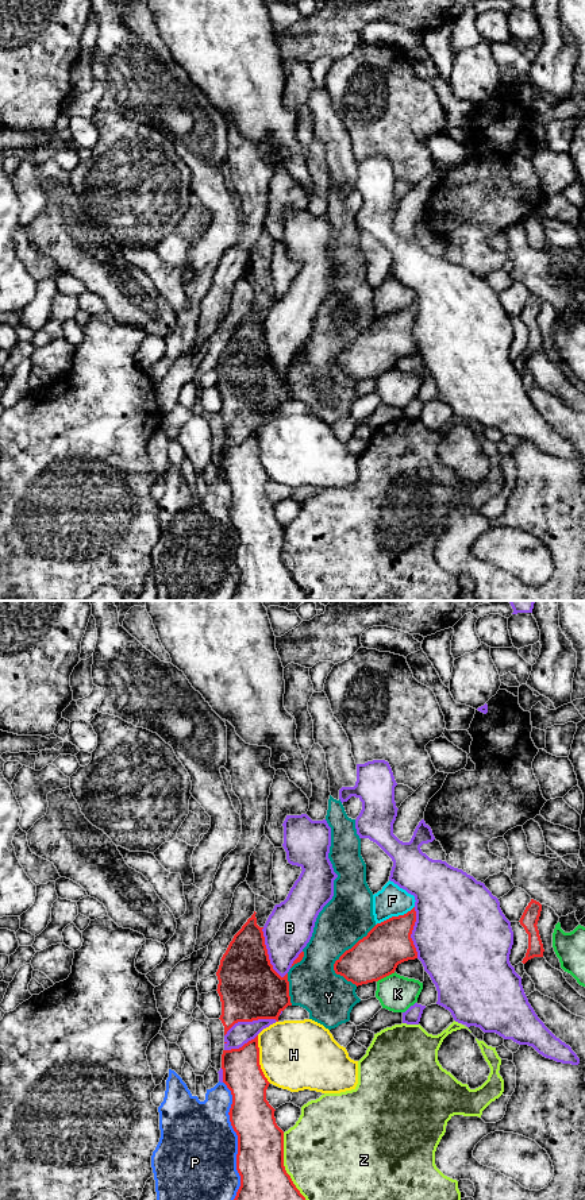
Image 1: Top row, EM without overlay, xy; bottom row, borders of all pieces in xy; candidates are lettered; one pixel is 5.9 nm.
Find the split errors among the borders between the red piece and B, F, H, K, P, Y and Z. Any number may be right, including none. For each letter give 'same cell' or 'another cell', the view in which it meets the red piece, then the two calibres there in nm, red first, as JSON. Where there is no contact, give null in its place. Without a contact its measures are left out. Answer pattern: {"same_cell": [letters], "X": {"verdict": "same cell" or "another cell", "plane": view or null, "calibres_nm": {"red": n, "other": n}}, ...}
{"same_cell": [], "B": {"verdict": "another cell", "plane": "xy", "calibres_nm": {"red": 360, "other": 280}}, "F": {"verdict": "another cell", "plane": "xy", "calibres_nm": {"red": 280, "other": 190}}, "H": {"verdict": "another cell", "plane": "xy", "calibres_nm": {"red": 240, "other": 420}}, "K": {"verdict": "another cell", "plane": "xy", "calibres_nm": {"red": 280, "other": 220}}, "P": {"verdict": "another cell", "plane": "xy", "calibres_nm": {"red": 280, "other": 460}}, "Y": {"verdict": "another cell", "plane": "xy", "calibres_nm": {"red": 280, "other": 300}}, "Z": {"verdict": "another cell", "plane": "xy", "calibres_nm": {"red": 400, "other": 480}}}

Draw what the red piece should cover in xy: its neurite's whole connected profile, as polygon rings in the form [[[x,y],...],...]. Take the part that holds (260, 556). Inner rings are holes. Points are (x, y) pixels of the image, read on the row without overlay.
[[[258,431],[239,444],[223,445],[223,478],[231,486],[230,517],[238,530],[236,566],[240,582],[232,601],[307,601],[284,562],[284,526],[266,495],[269,476],[259,460]]]

